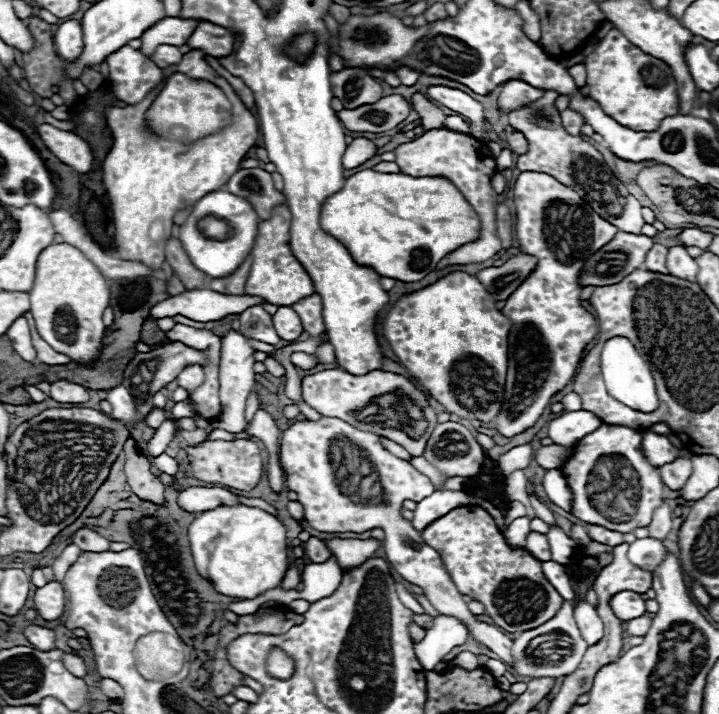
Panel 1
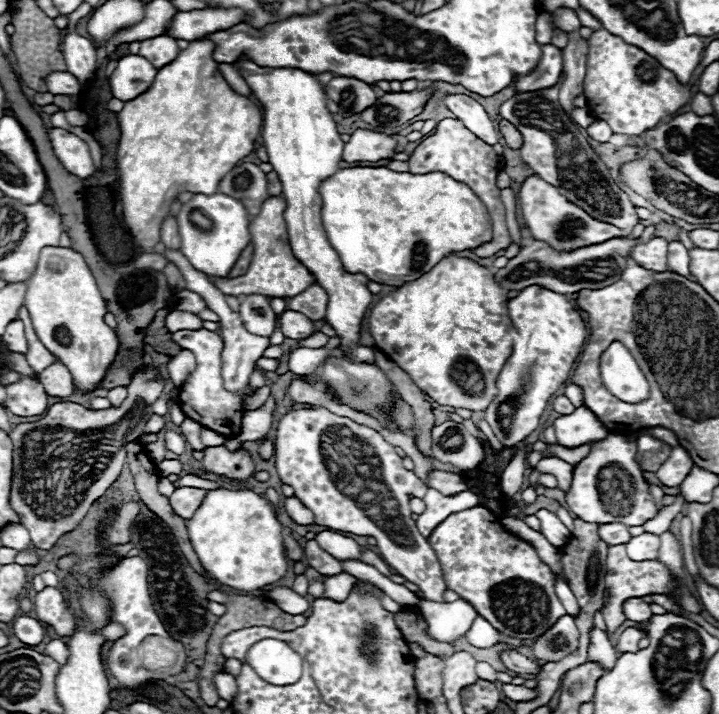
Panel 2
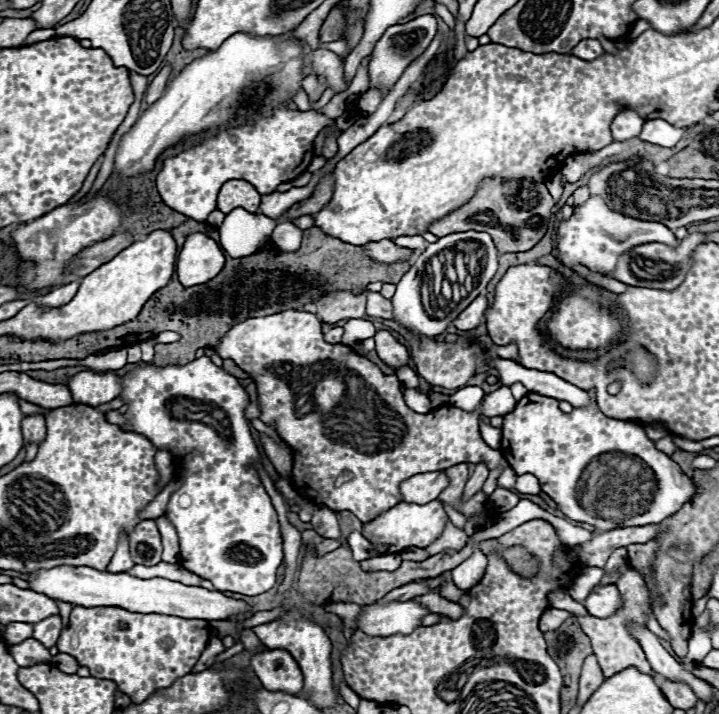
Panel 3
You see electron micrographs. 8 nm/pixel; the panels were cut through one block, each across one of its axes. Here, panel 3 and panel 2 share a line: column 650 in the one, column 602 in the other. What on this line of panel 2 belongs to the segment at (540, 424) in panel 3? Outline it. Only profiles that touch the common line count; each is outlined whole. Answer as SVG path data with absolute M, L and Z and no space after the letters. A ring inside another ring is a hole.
M608 434L600 442L592 442L590 454L574 466L572 486L566 492L568 508L586 522L608 524L622 522L640 526L656 516L656 504L636 462L636 440L626 440L620 434Z

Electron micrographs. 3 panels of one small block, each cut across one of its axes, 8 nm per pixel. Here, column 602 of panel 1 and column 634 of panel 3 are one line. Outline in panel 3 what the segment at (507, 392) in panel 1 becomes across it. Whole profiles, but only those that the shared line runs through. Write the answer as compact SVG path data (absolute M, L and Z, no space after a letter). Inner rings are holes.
M594 196L594 198L588 198L582 206L576 206L572 218L560 224L558 228L560 258L558 260L566 268L570 268L572 264L582 264L582 266L588 266L592 272L600 272L608 276L608 272L616 266L616 260L622 252L626 252L628 248L634 248L636 244L646 244L652 240L672 248L678 246L676 236L664 224L632 220L620 212L612 212L598 196Z

